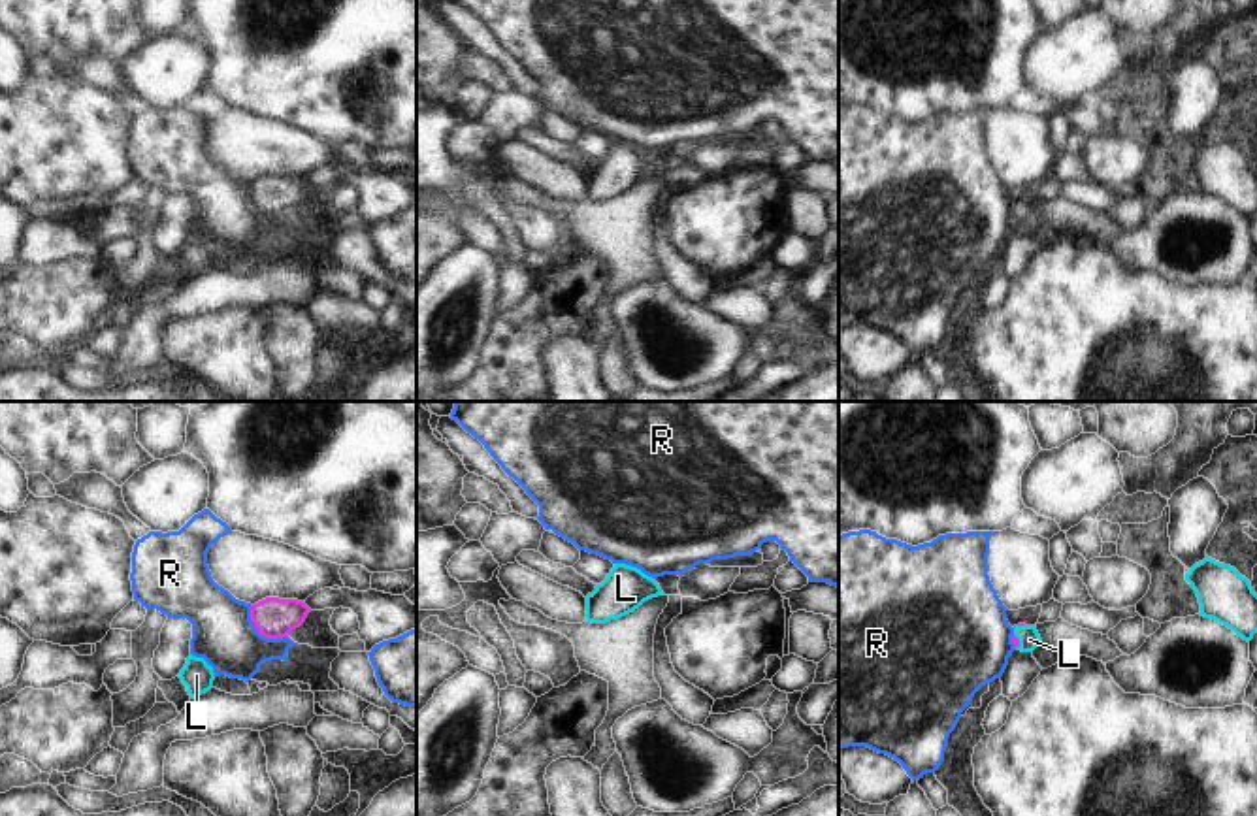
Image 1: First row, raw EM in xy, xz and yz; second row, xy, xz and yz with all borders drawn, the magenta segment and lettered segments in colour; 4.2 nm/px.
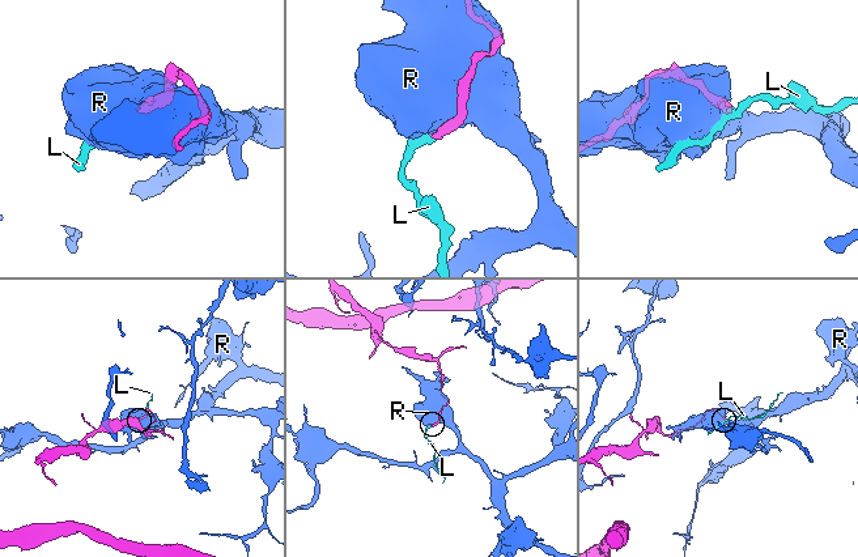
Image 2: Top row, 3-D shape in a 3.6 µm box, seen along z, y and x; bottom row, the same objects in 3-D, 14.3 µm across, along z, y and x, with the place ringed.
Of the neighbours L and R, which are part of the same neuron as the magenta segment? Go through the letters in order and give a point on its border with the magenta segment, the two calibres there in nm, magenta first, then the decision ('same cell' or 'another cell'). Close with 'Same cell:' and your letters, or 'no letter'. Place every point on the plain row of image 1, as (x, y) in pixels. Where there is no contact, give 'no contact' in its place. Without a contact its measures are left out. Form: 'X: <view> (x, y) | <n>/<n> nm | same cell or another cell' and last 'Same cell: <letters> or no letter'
L: yz (1018, 219) | 30/90 nm | same cell
R: xy (261, 212) | 170/280 nm | another cell
Same cell: L

